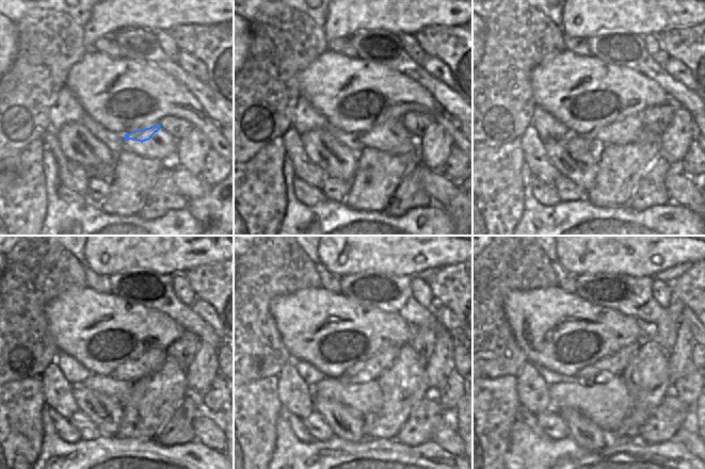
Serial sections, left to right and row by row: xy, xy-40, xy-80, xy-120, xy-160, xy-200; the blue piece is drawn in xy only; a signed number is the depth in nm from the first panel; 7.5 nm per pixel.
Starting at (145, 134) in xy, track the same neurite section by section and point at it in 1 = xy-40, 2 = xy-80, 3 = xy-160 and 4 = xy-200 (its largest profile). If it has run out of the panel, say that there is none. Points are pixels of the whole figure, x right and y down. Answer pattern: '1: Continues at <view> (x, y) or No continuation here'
1: Continues at xy-40 (382, 132)
2: Continues at xy-80 (620, 131)
3: Continues at xy-160 (370, 369)
4: Continues at xy-200 (613, 365)

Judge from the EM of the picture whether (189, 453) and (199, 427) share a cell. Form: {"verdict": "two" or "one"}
{"verdict": "two"}

